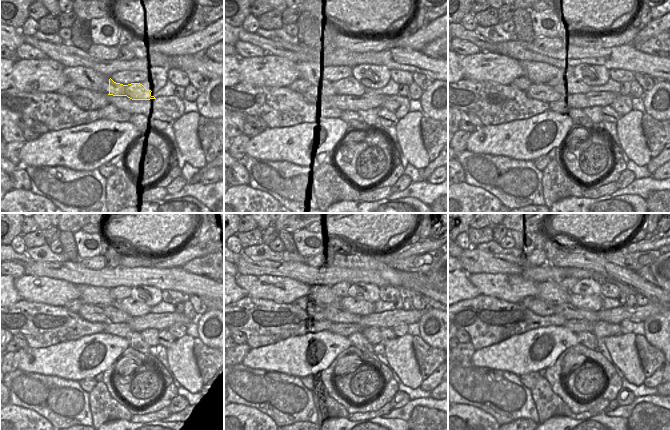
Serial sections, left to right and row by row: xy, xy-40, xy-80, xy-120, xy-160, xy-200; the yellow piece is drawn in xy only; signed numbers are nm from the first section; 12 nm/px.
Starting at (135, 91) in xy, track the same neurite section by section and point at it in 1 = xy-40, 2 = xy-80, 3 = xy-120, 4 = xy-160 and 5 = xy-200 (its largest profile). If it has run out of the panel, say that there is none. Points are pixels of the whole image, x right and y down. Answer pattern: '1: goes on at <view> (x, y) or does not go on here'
1: goes on at xy-40 (349, 86)
2: goes on at xy-80 (575, 83)
3: goes on at xy-120 (132, 307)
4: goes on at xy-160 (356, 306)
5: goes on at xy-200 (594, 303)

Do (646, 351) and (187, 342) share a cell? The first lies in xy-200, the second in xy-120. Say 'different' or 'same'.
different

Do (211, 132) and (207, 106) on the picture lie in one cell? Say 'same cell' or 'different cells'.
different cells

